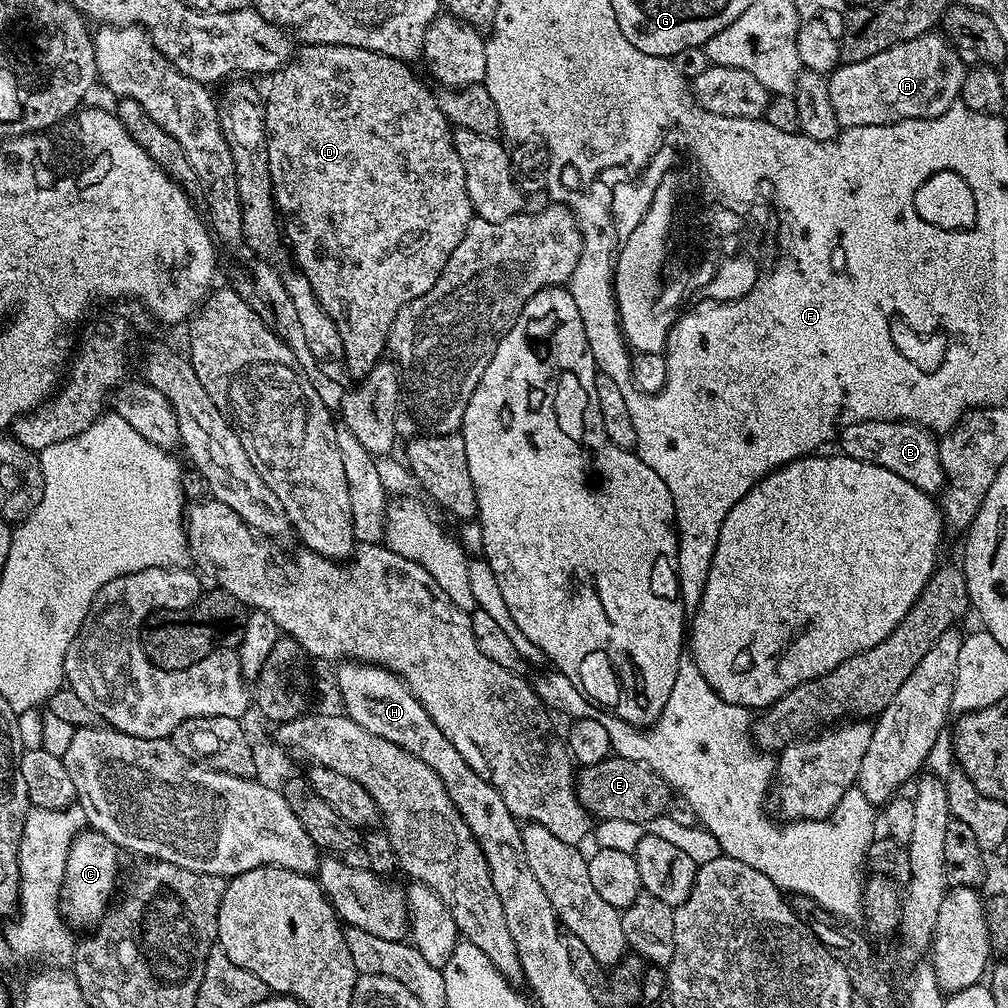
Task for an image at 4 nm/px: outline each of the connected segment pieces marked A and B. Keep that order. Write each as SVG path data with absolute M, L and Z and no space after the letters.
M929 34L903 40L862 62L841 63L828 76L830 106L838 118L841 129L858 126L882 126L903 120L929 120L941 116L961 99L966 65L956 49L951 47L943 35Z
M859 420L853 424L845 424L838 432L839 451L843 455L870 462L898 474L898 478L906 478L914 486L918 486L923 492L936 494L943 489L946 477L942 470L940 461L940 446L937 437L928 429L920 427L919 424L910 424L907 420Z

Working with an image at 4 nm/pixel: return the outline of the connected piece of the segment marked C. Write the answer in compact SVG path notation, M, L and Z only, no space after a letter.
M85 830L72 839L70 854L66 858L64 886L60 889L60 914L73 929L91 929L108 911L114 900L112 891L116 888L116 875L120 872L120 856L121 849L101 832Z

